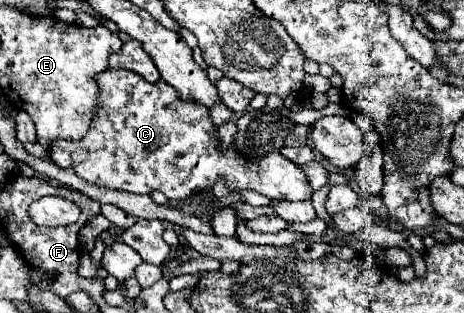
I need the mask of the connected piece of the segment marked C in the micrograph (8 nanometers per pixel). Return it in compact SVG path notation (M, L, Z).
M107 69L101 75L95 75L93 79L99 87L99 105L93 111L91 127L77 141L55 139L51 143L49 157L57 167L61 169L71 167L71 153L75 149L87 149L91 151L91 157L79 163L75 167L75 173L87 183L93 183L103 189L117 189L117 191L137 193L137 195L147 195L153 189L157 189L171 201L185 201L195 193L211 191L213 185L219 179L223 179L229 191L251 189L271 199L285 199L285 201L303 201L311 197L311 185L307 183L303 171L299 171L299 167L291 163L287 157L283 157L279 151L271 151L259 159L247 159L233 147L223 151L217 135L217 127L209 117L209 109L203 107L203 103L183 101L169 83L163 83L163 79L149 83L141 75L123 69Z

